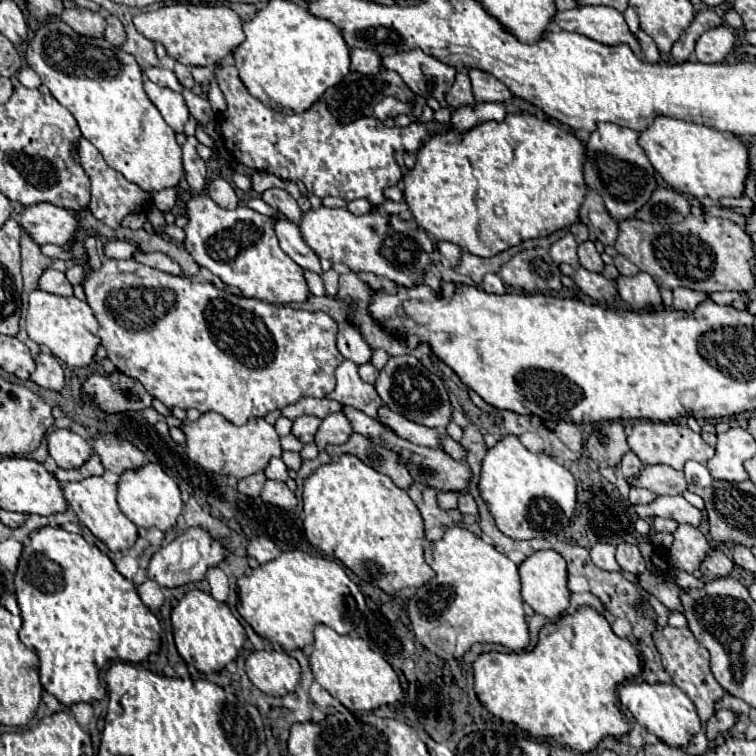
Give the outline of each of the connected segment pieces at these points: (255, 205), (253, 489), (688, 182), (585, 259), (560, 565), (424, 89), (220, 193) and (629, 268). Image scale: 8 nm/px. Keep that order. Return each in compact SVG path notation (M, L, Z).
M249 199L249 201L243 201L243 205L247 205L247 207L251 207L251 209L255 209L255 211L259 211L259 213L263 213L263 215L277 215L277 211L273 209L273 207L269 207L269 205L265 205L265 201L263 199Z
M259 471L259 473L253 473L253 475L249 475L249 477L239 479L237 489L239 489L241 493L245 493L247 497L259 497L259 493L261 493L261 489L263 489L265 481L267 481L265 473L263 473L263 471Z
M657 117L653 125L639 135L639 145L645 149L657 173L679 193L697 199L743 197L745 179L749 175L749 147L739 137L727 137L717 129L673 117Z
M585 241L579 245L579 263L583 269L587 271L595 271L595 273L601 273L603 271L603 261L595 249L595 245L591 241Z
M537 551L531 557L527 557L521 565L519 565L519 575L521 575L521 595L525 599L525 603L529 603L533 607L535 613L547 617L547 619L555 619L561 613L565 613L565 609L569 607L569 589L567 589L567 565L565 559L555 553L555 551Z
M411 49L407 53L395 53L383 57L385 69L401 75L401 79L413 89L415 95L429 99L431 95L445 105L445 95L455 81L455 67L441 63L439 59L425 55L421 49Z
M217 177L209 187L207 187L209 197L223 209L235 209L239 205L239 197L235 193L235 189L231 187L231 183L227 183L225 179Z
M623 255L615 257L615 267L619 269L621 275L633 275L633 273L637 273L637 267L629 259L625 259Z

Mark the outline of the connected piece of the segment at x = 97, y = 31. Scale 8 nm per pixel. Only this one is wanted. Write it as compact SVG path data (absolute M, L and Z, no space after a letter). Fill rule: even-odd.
M85 7L65 9L61 15L61 21L65 21L75 33L83 37L103 37L105 33L105 17Z

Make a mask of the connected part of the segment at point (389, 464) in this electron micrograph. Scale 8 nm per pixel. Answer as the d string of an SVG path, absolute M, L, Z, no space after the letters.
M353 433L353 437L345 445L329 445L325 451L331 457L343 455L343 453L351 453L359 457L365 465L391 477L393 483L401 489L407 489L413 483L413 479L409 477L409 471L397 461L397 457L393 457L393 453L389 453L387 449L381 449L381 445L373 445L371 441L365 441L365 437L357 433Z

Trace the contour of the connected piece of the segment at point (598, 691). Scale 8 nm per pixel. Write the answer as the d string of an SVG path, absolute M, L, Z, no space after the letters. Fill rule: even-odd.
M579 607L573 615L563 615L539 631L539 643L531 653L481 653L473 663L475 693L481 705L495 717L515 723L529 731L533 737L553 737L557 743L567 745L579 753L587 753L607 737L621 737L629 733L629 723L617 709L615 689L619 683L633 679L641 673L637 649L617 637L607 619L591 607Z

